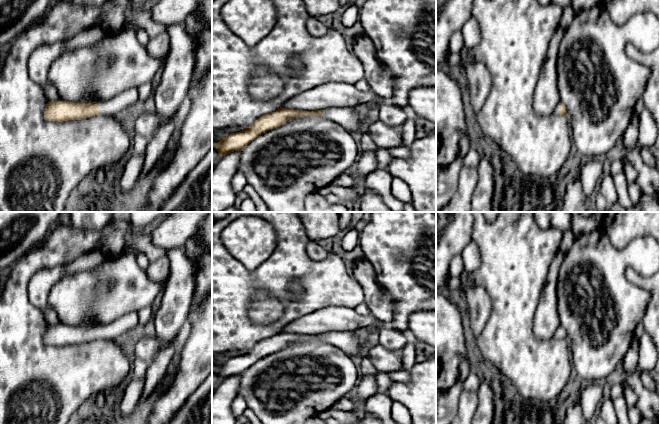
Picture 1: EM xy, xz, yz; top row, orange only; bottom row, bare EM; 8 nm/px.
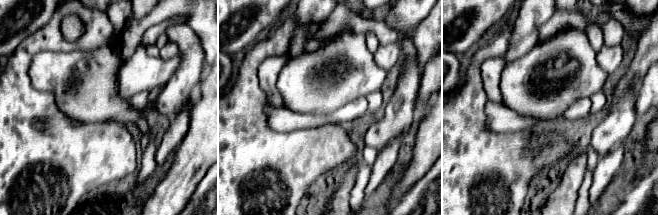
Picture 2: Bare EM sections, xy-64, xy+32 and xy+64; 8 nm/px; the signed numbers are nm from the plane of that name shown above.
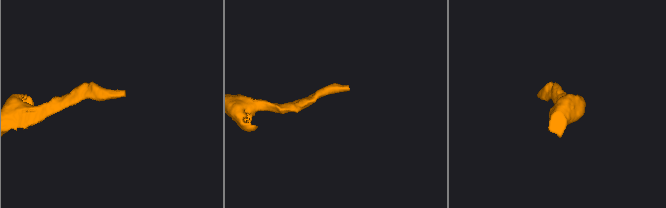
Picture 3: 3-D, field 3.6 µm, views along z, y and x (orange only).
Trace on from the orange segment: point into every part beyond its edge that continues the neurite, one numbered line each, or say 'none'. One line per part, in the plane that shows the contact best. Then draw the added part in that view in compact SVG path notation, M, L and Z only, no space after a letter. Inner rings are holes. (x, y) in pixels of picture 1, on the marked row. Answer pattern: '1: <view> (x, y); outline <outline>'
1: xy (110, 107); outline M136 87L126 89L108 100L99 101L99 116L114 116L118 112L133 105L138 100L139 95Z

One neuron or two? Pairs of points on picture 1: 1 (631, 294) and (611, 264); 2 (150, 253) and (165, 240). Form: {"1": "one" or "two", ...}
{"1": "one", "2": "two"}

